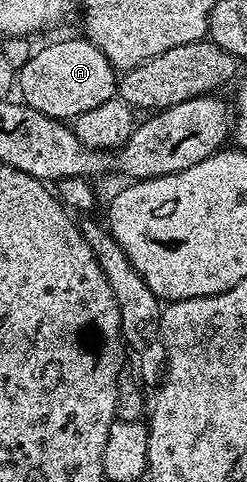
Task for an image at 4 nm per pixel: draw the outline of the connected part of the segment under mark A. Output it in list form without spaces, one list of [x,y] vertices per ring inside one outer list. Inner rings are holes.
[[[86,37],[79,38],[64,39],[46,45],[26,60],[21,69],[19,66],[16,87],[18,91],[20,89],[19,96],[28,107],[46,113],[52,119],[68,121],[86,113],[87,110],[94,109],[97,105],[102,105],[103,101],[115,98],[118,82],[115,68],[110,65],[109,59],[97,46],[94,46]]]

